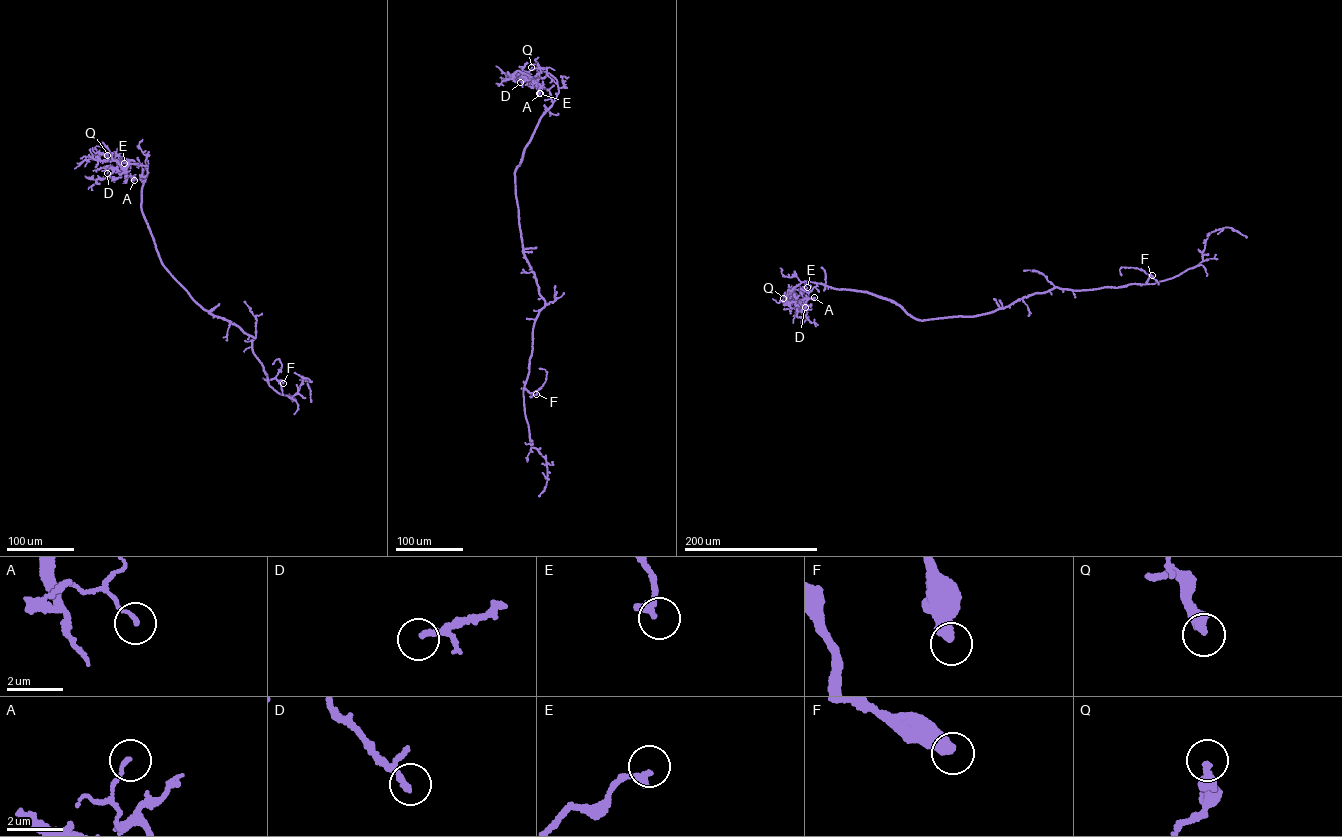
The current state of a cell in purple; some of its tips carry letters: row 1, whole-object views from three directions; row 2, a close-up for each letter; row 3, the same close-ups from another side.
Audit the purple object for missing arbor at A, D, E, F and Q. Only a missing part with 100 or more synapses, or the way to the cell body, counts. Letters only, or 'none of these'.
none of these

